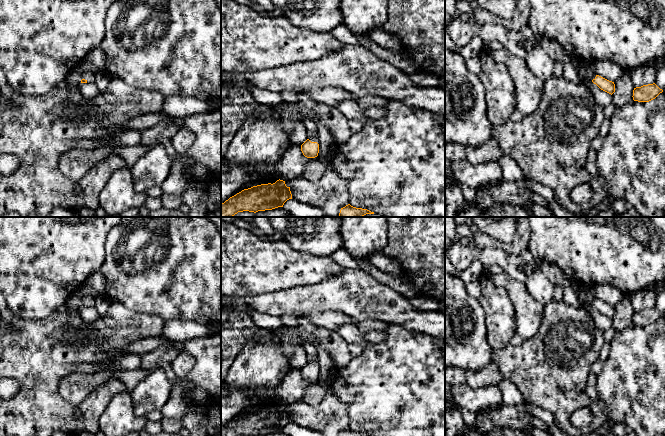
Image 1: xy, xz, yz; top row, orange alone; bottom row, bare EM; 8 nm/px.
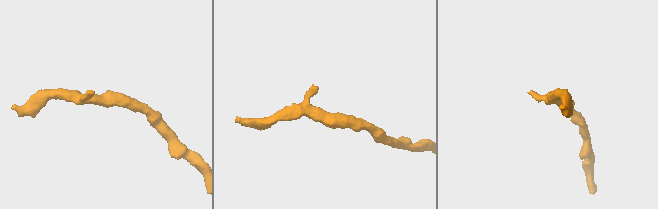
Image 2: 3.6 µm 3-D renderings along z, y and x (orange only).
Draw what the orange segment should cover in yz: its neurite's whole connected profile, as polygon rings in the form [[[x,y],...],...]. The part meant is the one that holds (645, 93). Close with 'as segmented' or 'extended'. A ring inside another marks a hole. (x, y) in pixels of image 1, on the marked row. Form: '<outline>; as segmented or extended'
[[[653,83],[634,88],[632,97],[634,101],[649,102],[662,92],[663,90]]]; as segmented

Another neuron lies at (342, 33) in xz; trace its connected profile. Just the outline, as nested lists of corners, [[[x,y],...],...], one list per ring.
[[[344,24],[334,28],[330,34],[343,44],[362,45],[360,40]]]

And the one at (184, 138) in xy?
[[[185,126],[179,128],[177,133],[171,139],[174,149],[179,154],[185,154],[194,141],[194,134]]]

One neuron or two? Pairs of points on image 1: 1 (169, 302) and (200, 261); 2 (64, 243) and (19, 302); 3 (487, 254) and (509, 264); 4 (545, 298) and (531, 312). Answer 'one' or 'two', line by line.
1: one
2: one
3: one
4: two

